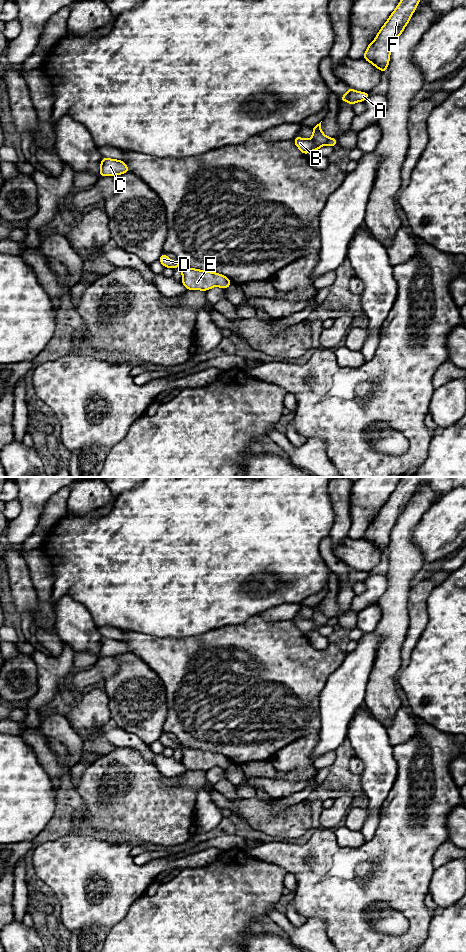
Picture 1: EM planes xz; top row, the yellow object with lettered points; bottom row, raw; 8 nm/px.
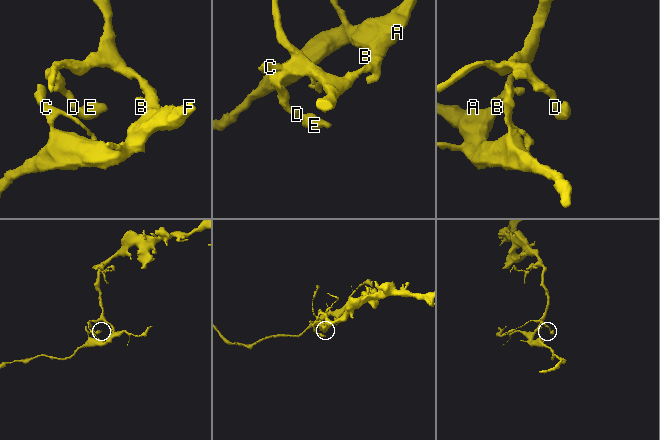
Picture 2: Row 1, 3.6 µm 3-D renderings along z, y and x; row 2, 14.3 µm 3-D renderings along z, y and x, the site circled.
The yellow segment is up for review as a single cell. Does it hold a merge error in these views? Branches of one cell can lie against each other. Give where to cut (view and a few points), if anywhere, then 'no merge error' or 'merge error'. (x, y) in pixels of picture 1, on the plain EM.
cut xz (310, 619), (320, 626); merge error

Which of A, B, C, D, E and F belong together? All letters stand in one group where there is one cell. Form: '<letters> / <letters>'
A C F / B D E

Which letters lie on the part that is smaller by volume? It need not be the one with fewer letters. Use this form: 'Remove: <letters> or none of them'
Remove: A, C, F

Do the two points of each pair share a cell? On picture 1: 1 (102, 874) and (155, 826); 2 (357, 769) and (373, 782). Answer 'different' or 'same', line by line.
1: different
2: different

